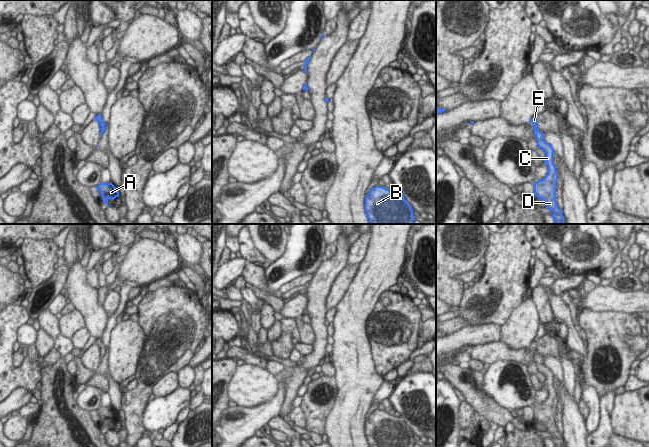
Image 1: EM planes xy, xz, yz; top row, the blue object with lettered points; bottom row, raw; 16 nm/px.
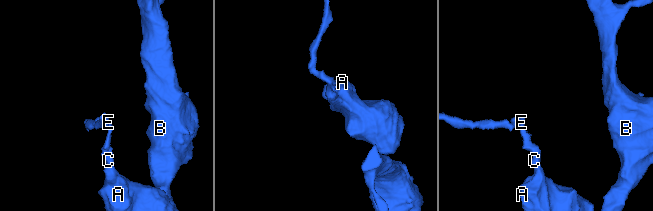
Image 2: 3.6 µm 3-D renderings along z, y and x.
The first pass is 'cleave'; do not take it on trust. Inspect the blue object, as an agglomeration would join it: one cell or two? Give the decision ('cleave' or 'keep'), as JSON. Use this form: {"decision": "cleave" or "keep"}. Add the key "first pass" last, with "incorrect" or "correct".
{"decision": "keep", "first pass": "incorrect"}

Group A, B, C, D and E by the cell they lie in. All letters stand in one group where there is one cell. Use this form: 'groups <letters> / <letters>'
groups A B C D E

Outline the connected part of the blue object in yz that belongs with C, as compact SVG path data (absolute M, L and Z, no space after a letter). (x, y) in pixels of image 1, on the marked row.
M534 116L531 118L530 122L534 126L534 134L537 139L538 147L543 149L546 153L543 161L545 161L548 166L548 174L542 180L533 183L533 196L542 199L546 204L546 208L554 212L552 217L555 219L556 224L564 224L563 211L558 207L556 201L558 174L556 166L553 163L554 149L551 143L545 142L543 133L537 128L537 118Z

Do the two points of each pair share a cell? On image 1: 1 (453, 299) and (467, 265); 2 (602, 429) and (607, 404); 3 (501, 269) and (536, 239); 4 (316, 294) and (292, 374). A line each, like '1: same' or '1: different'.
1: same
2: same
3: different
4: same

